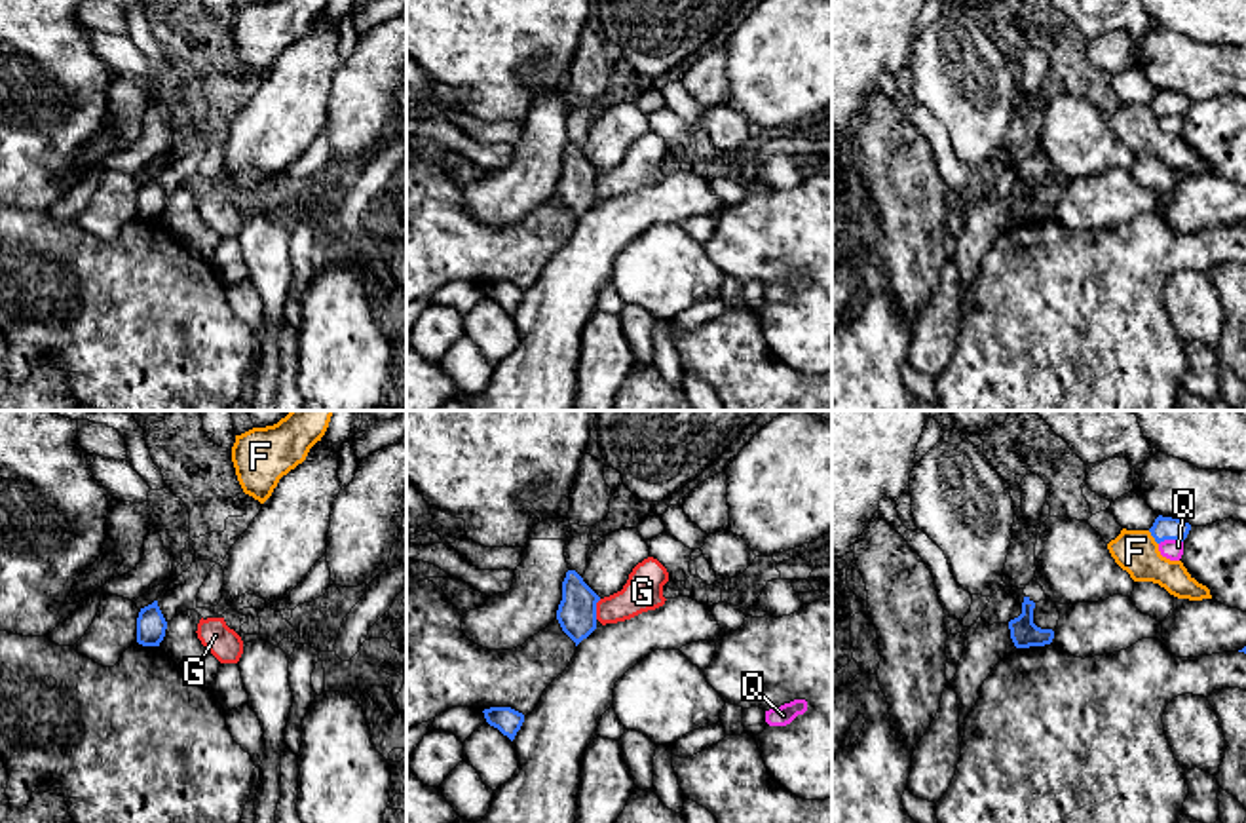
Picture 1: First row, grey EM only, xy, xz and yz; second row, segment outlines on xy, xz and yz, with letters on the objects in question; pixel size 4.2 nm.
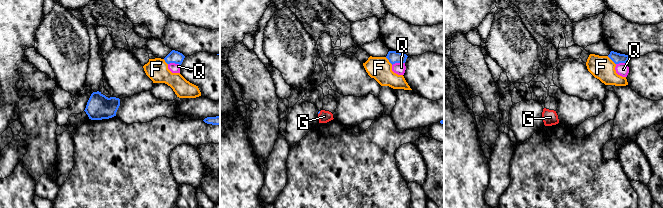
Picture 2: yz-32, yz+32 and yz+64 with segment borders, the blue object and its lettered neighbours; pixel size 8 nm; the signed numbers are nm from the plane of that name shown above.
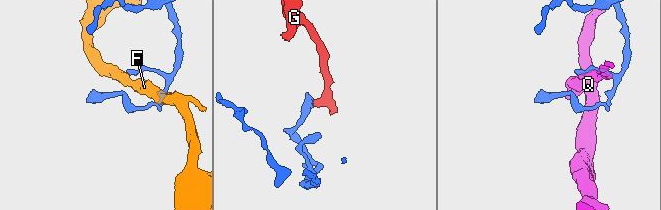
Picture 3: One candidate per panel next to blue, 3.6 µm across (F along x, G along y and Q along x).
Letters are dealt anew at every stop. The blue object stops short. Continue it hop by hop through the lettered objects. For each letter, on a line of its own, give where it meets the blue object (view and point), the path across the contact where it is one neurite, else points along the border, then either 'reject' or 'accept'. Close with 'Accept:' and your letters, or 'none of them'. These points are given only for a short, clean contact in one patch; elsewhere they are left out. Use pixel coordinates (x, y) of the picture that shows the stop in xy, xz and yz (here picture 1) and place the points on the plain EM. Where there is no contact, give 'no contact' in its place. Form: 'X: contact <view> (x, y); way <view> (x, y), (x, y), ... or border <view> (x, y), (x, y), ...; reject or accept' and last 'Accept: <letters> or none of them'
F: contact yz (1153, 111); reject
G: contact xz (595, 183); border xz (601, 173), (595, 192); reject
Q: contact yz (1170, 113); border yz (1182, 114), (1163, 114), (1159, 118); reject
Accept: none of them

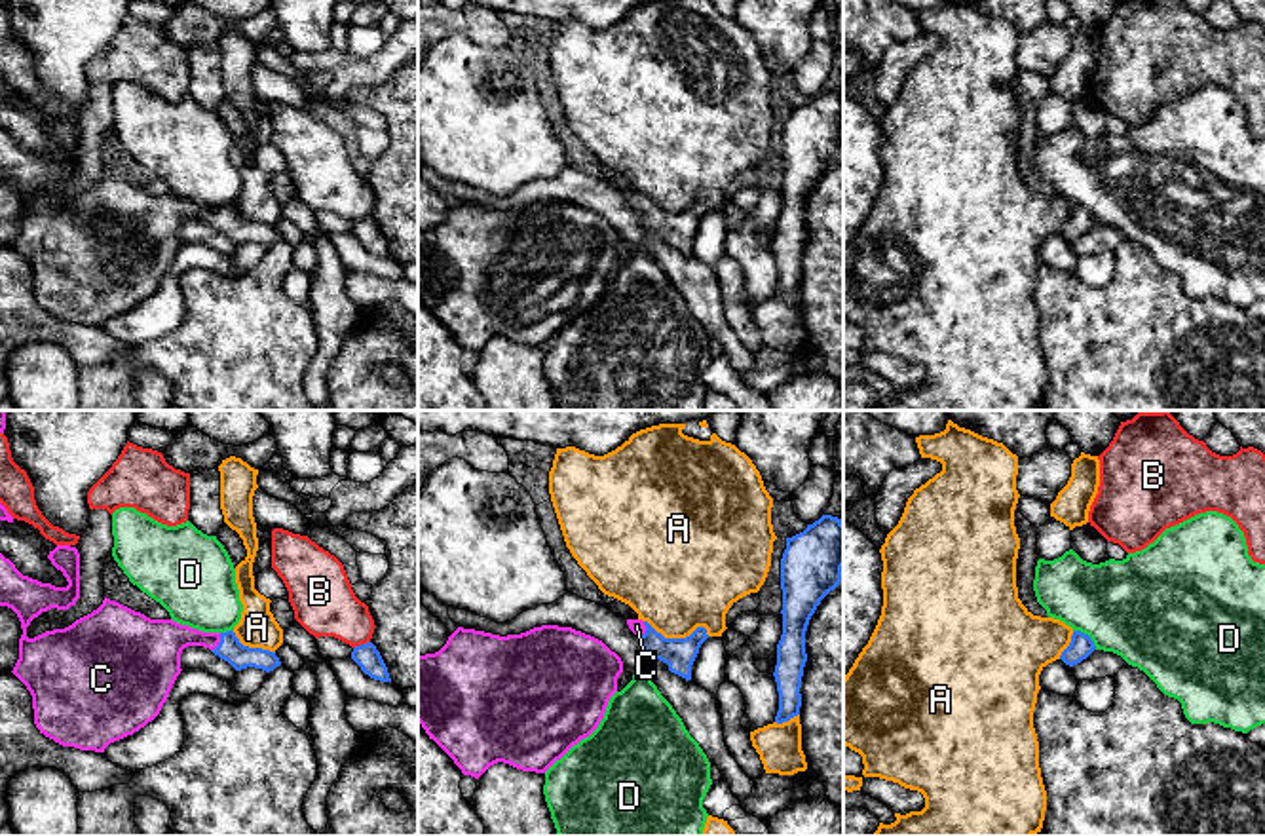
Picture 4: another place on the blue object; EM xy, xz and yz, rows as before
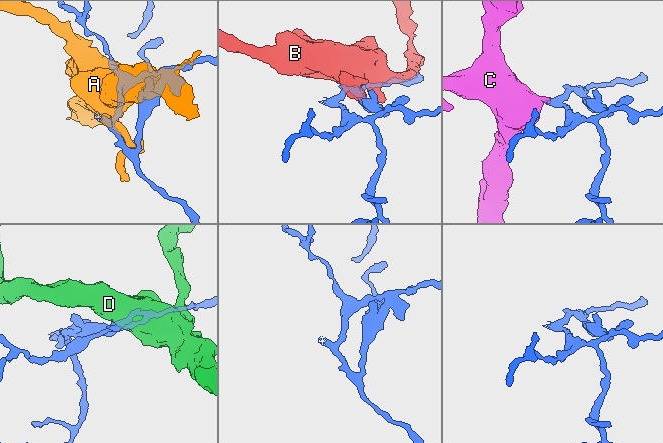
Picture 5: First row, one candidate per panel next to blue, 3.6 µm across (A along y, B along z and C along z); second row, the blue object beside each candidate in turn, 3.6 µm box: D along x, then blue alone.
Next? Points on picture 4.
A: contact xz (679, 213); reject
B: contact xy (361, 219); reject
C: contact xy (219, 217); way xy (230, 223), (219, 217), (160, 217); accept
D: contact yz (1087, 209); reject
Accept: C

